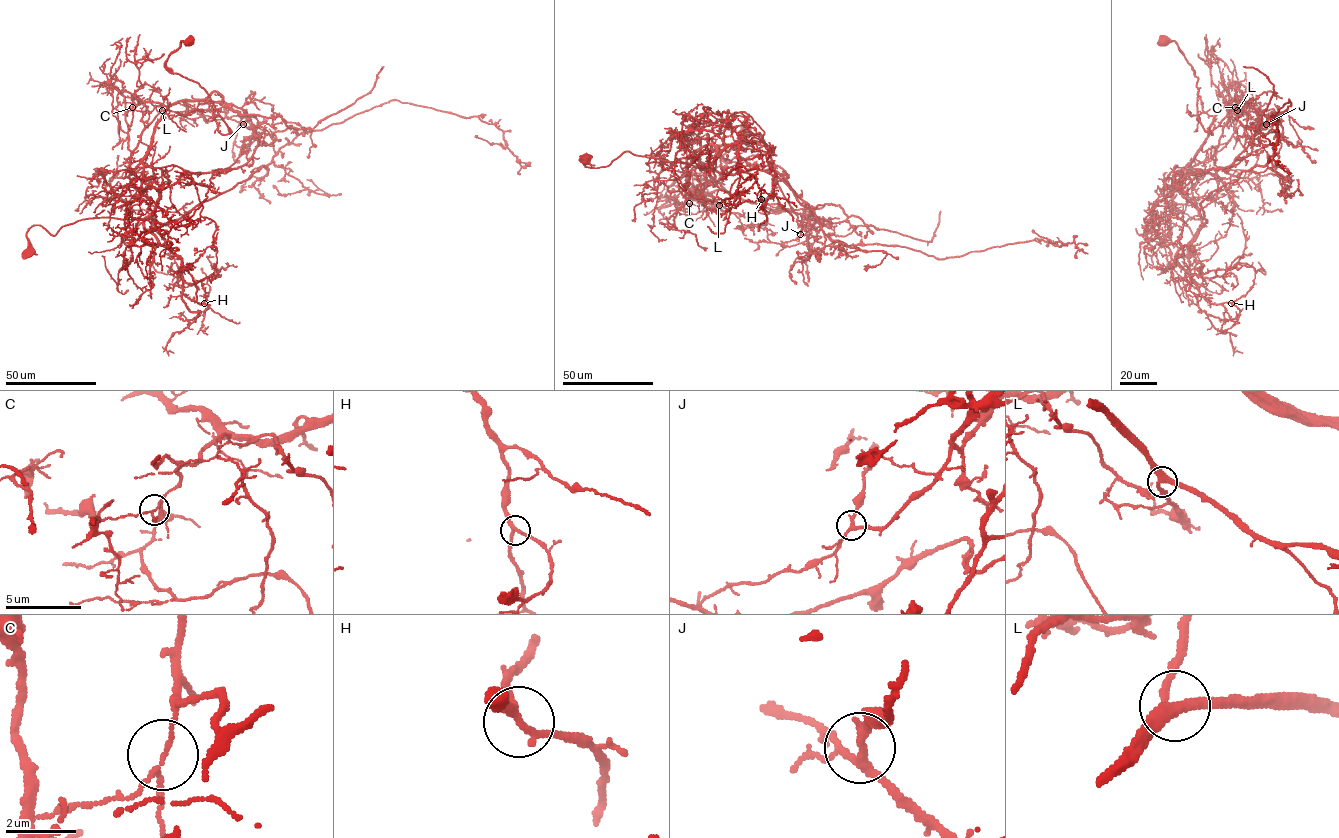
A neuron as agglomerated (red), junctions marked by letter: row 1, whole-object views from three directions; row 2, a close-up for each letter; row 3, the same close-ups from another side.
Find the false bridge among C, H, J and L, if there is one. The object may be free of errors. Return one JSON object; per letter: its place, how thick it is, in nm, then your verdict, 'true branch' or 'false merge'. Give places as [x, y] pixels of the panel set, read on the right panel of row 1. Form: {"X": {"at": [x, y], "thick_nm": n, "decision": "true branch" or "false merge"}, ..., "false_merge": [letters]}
{"C": {"at": [1235, 107], "thick_nm": 90, "decision": "false merge"}, "H": {"at": [1231, 303], "thick_nm": 240, "decision": "true branch"}, "J": {"at": [1266, 124], "thick_nm": 200, "decision": "true branch"}, "L": {"at": [1237, 110], "thick_nm": 320, "decision": "true branch"}, "false_merge": ["C"]}

